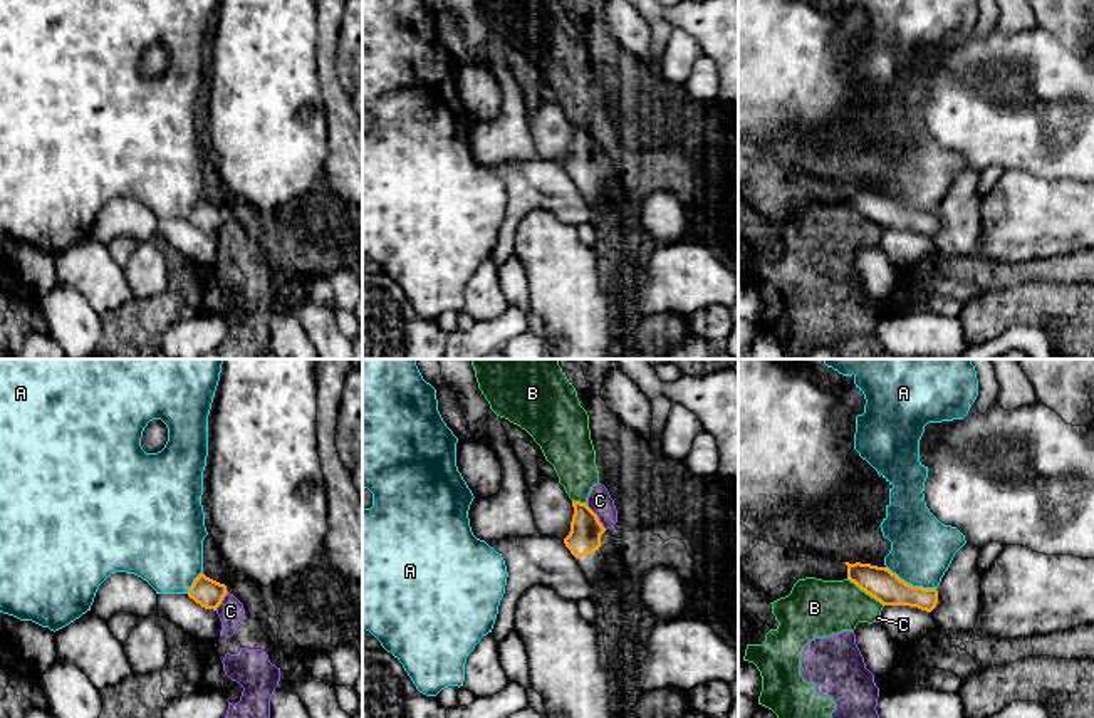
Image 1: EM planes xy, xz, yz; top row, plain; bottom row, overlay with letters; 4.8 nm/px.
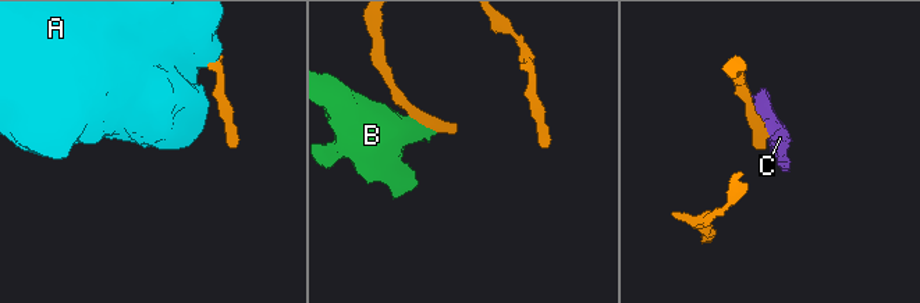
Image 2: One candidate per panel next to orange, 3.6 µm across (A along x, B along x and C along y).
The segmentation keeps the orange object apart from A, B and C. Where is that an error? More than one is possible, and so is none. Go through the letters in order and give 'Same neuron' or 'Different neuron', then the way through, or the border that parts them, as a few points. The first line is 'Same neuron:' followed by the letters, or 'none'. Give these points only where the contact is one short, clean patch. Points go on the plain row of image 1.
Same neuron: none
A: Different neuron
B: Different neuron. Boundary: yz (848, 202), (883, 230)
C: Different neuron. Boundary: xz (586, 128), (606, 153)

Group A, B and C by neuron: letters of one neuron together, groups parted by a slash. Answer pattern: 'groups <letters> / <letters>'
groups A / B C

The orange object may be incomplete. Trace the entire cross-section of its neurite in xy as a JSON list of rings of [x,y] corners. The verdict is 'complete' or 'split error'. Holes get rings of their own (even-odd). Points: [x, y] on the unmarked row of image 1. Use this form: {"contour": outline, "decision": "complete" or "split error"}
{"contour": [[[200,198],[193,210],[188,215],[188,221],[193,223],[196,228],[200,228],[205,233],[213,233],[221,228],[223,221],[227,220],[227,210],[220,208],[205,198]]], "decision": "complete"}

